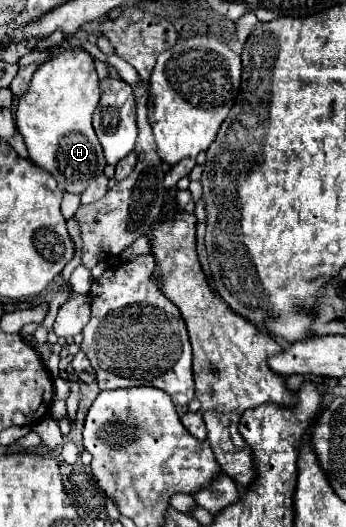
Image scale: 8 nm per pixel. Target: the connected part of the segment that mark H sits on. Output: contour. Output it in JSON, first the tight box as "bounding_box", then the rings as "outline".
{"bounding_box":[16,51,104,195],"outline":[[[64,51],[34,73],[26,93],[18,97],[16,131],[28,149],[28,159],[52,173],[62,191],[80,195],[92,177],[104,173],[102,145],[92,129],[92,113],[100,101],[94,59],[86,51]]]}

